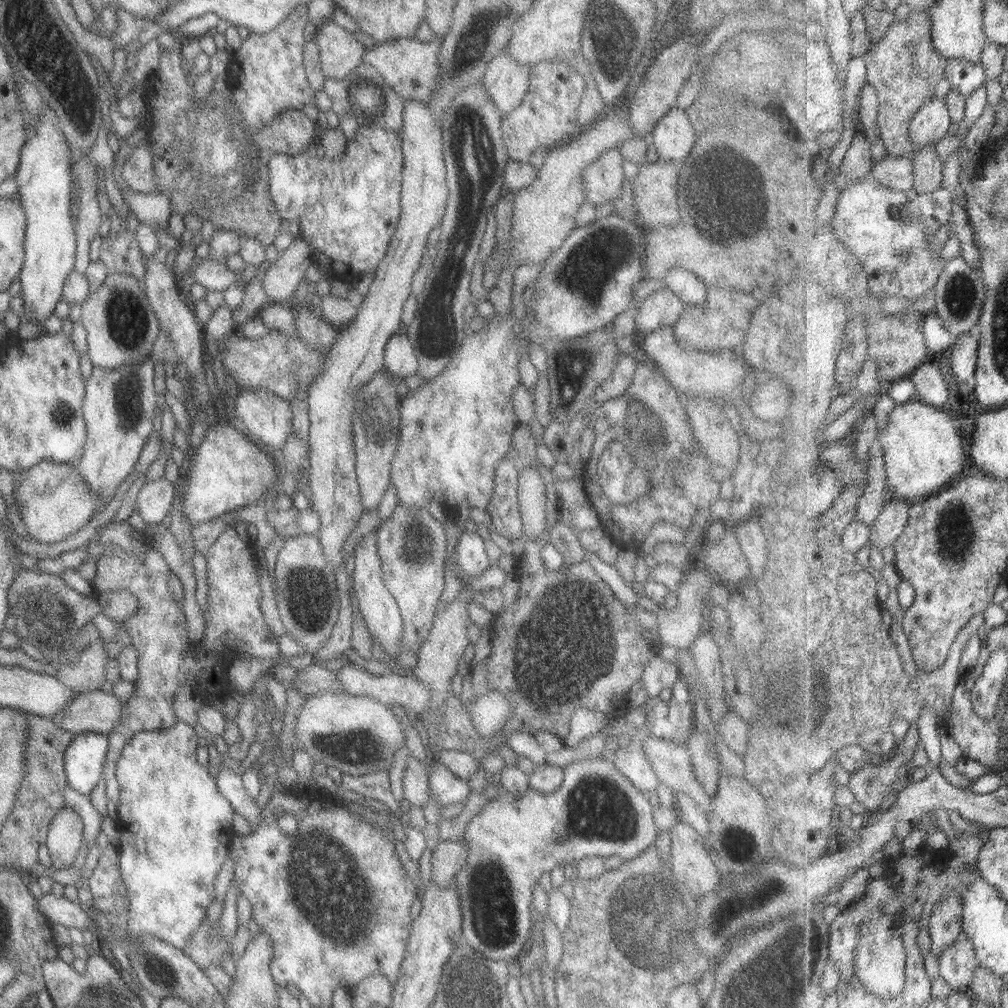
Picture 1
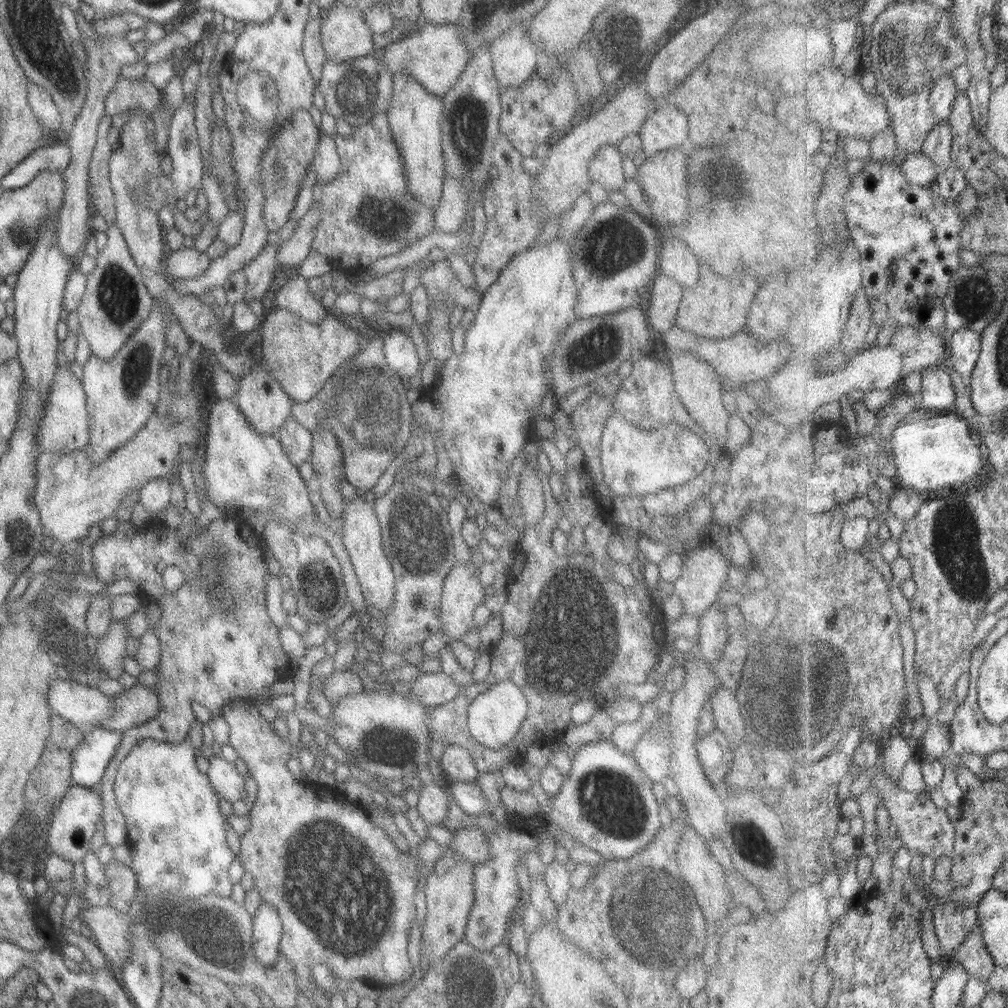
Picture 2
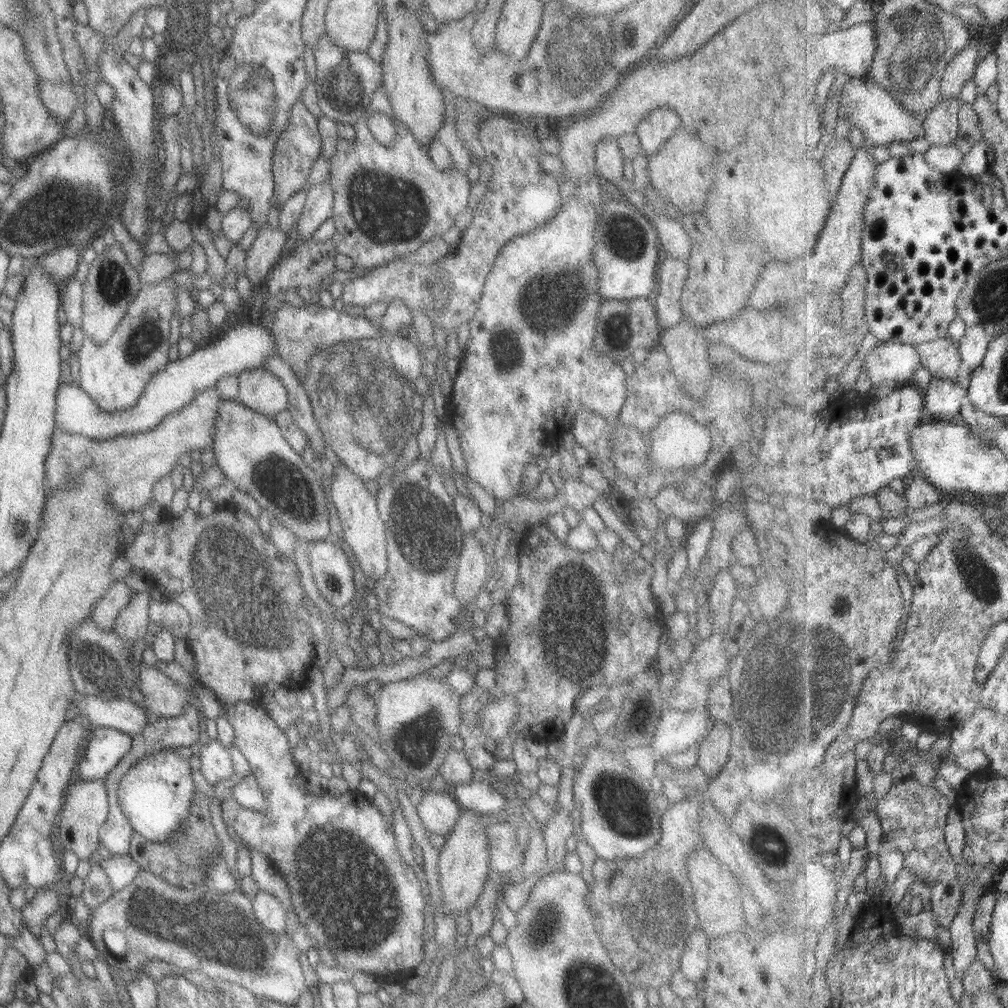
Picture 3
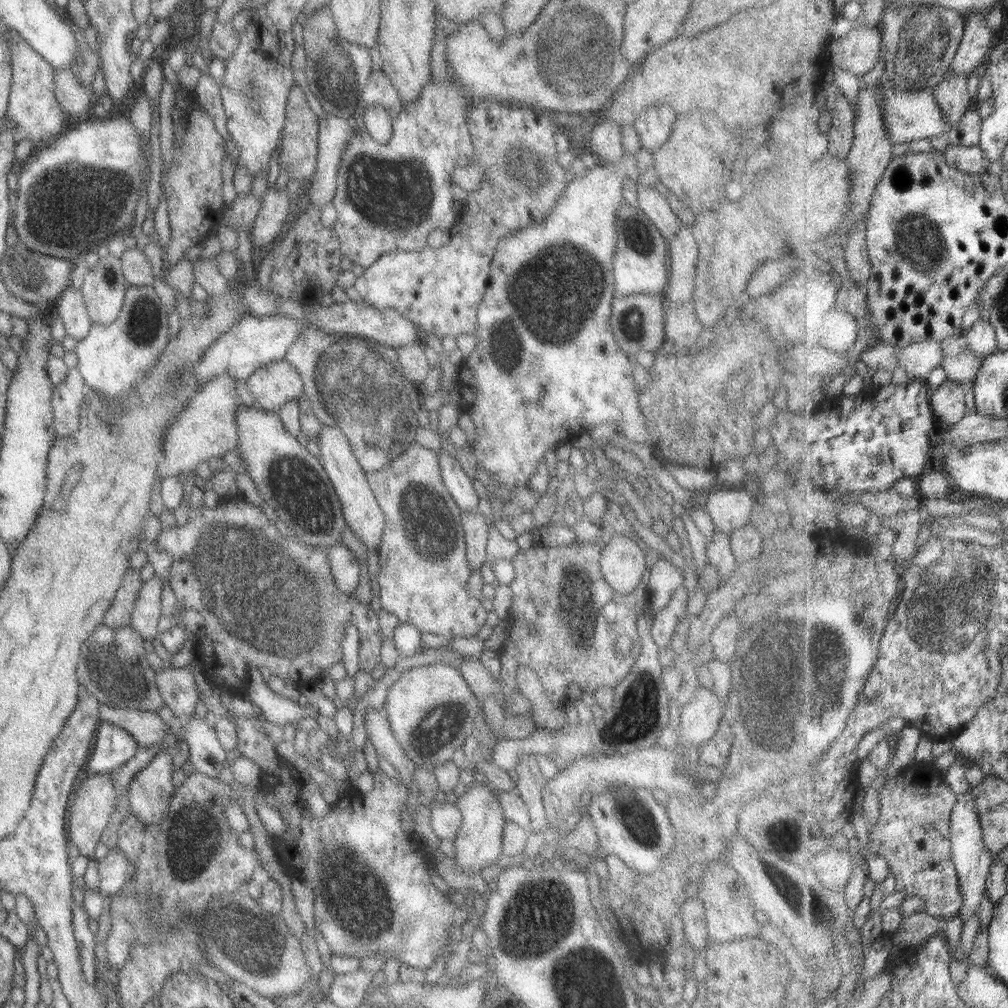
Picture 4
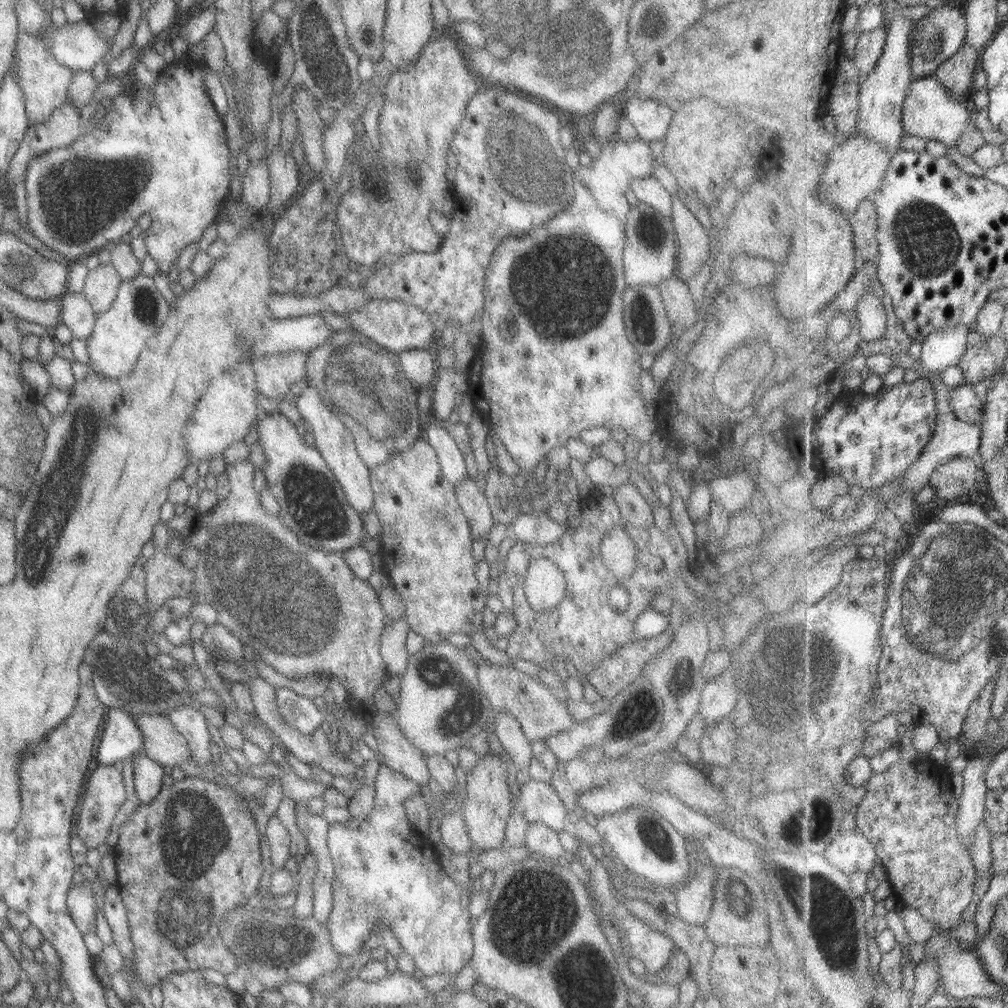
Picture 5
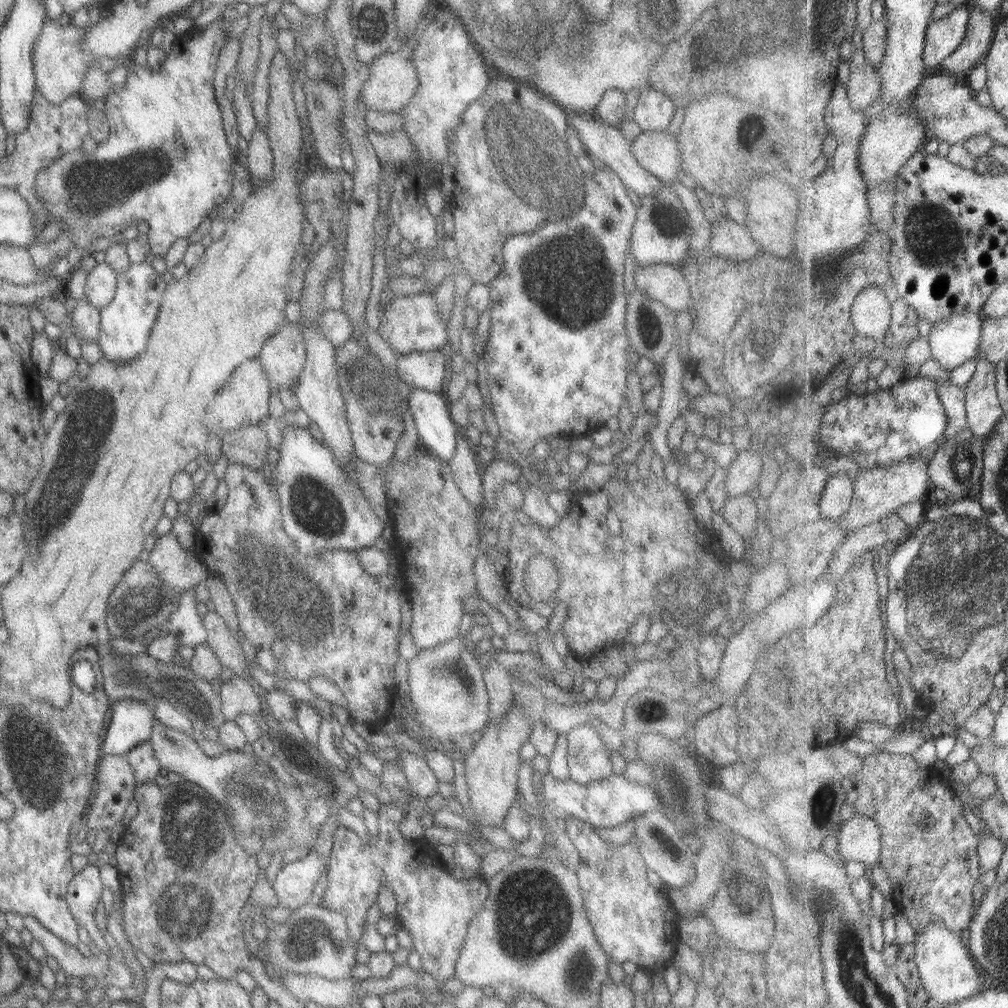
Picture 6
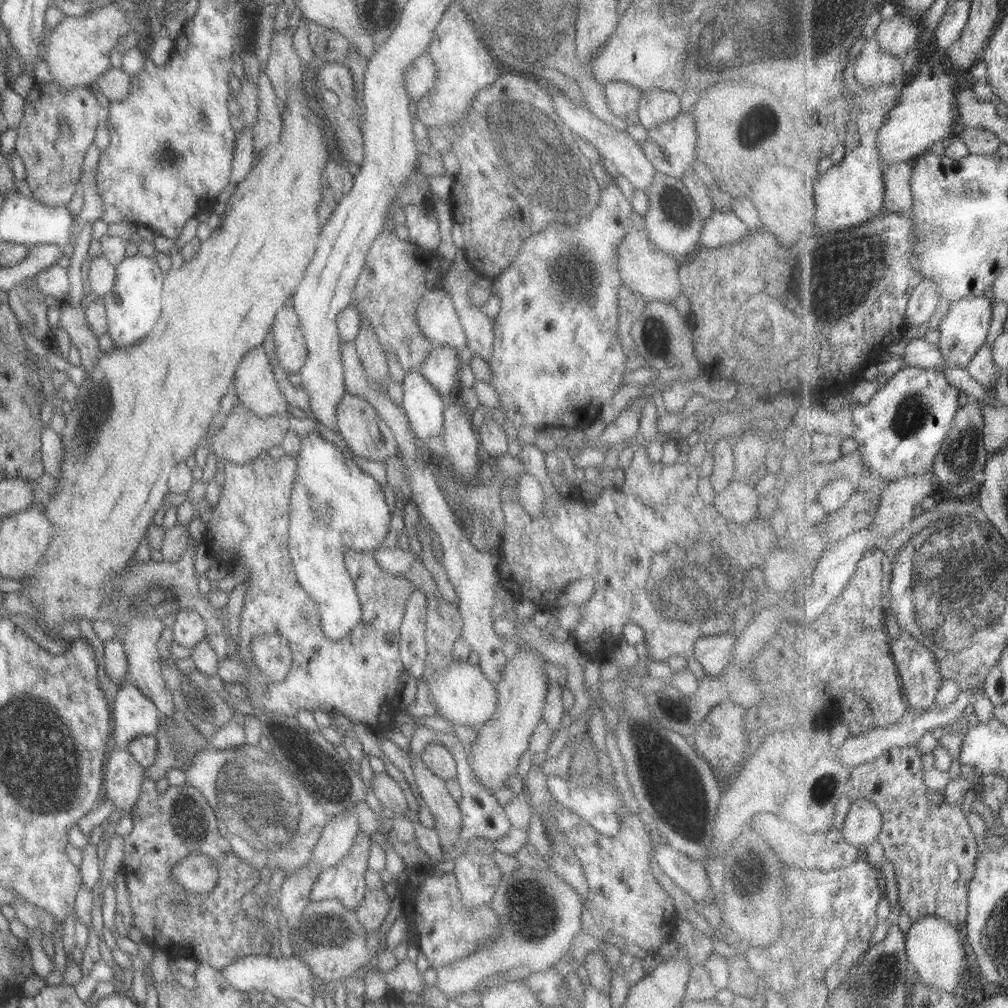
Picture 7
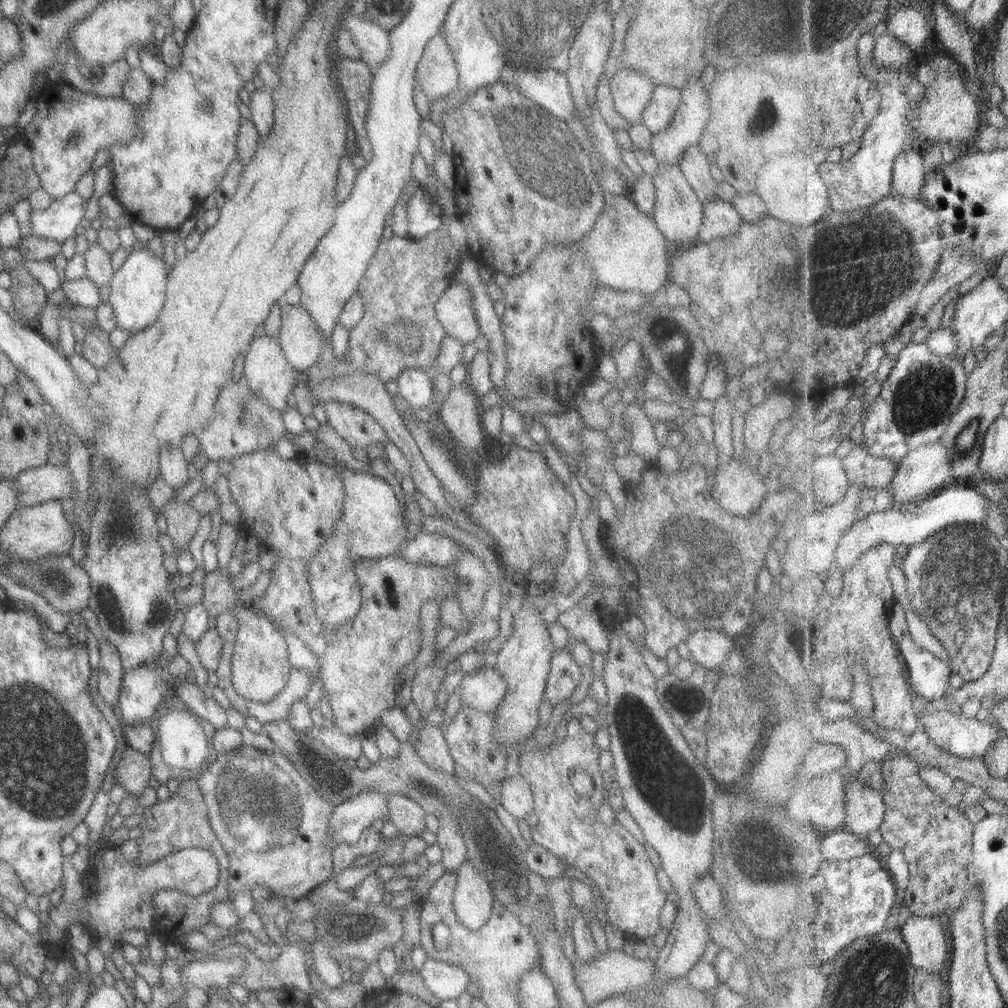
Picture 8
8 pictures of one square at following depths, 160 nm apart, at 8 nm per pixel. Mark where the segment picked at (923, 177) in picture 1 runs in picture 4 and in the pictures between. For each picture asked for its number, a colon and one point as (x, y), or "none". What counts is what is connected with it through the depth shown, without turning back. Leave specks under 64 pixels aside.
2: (938, 145)
3: (942, 125)
4: (951, 93)

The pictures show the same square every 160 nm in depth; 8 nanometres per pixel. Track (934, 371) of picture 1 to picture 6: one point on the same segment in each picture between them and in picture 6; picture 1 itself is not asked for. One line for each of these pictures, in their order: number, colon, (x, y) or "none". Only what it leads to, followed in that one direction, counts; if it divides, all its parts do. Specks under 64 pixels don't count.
2: (937, 394)
3: (943, 397)
4: (948, 400)
5: (966, 404)
6: (984, 408)

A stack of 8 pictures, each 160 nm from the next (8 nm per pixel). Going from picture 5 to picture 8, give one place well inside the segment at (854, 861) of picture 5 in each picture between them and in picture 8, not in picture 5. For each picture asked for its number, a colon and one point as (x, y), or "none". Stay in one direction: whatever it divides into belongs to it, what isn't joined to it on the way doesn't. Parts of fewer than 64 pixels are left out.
6: (858, 839)
7: (863, 823)
8: (866, 809)

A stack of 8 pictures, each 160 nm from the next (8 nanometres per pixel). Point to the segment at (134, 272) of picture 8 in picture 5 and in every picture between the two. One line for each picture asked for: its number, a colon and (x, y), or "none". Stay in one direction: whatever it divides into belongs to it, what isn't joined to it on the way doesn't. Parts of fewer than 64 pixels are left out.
5: (119, 334)
6: (124, 324)
7: (132, 306)

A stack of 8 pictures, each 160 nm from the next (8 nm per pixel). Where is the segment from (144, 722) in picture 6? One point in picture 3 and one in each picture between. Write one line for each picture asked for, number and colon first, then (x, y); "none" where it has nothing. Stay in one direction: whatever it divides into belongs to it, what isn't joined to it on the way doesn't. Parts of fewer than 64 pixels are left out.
3: (104, 747)
4: (112, 747)
5: (119, 738)

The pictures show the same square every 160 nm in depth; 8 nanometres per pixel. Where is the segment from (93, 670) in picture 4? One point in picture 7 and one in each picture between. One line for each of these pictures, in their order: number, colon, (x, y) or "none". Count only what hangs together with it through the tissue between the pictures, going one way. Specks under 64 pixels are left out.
5: (123, 677)
6: (122, 678)
7: (190, 693)

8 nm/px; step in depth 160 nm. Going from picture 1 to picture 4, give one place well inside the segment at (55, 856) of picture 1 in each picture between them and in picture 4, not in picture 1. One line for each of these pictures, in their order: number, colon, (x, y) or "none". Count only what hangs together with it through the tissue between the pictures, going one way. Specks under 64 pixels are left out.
2: (70, 828)
3: (83, 811)
4: (89, 811)

